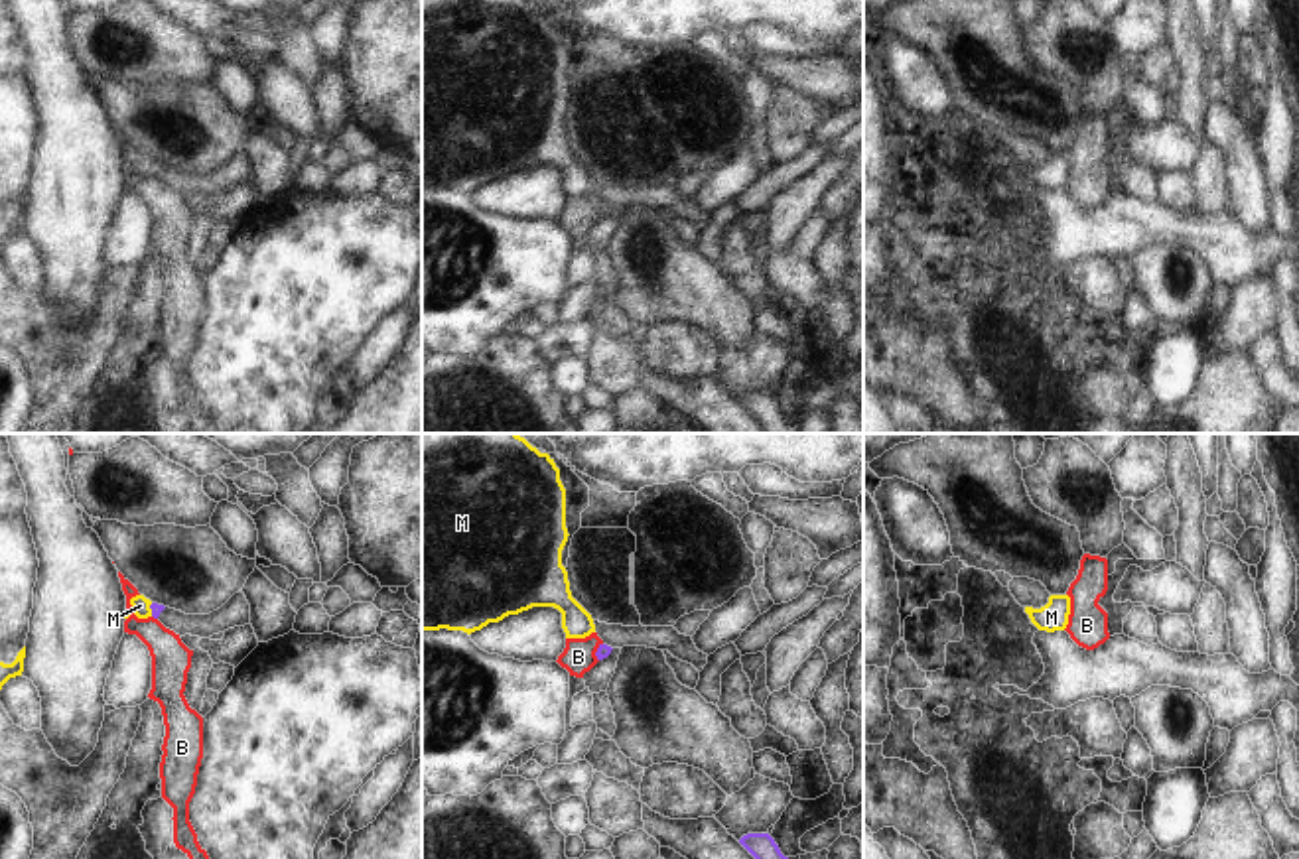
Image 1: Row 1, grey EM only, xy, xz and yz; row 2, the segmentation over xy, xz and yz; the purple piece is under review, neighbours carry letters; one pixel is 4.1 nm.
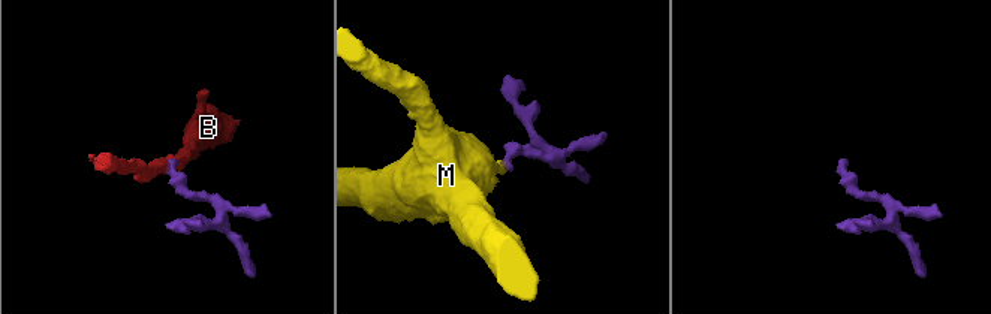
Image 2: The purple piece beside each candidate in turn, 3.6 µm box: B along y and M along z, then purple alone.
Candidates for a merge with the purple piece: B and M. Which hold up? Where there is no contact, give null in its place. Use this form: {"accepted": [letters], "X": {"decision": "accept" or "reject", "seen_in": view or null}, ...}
{"accepted": ["M"], "B": {"decision": "reject", "seen_in": "xz"}, "M": {"decision": "accept", "seen_in": "xy"}}

